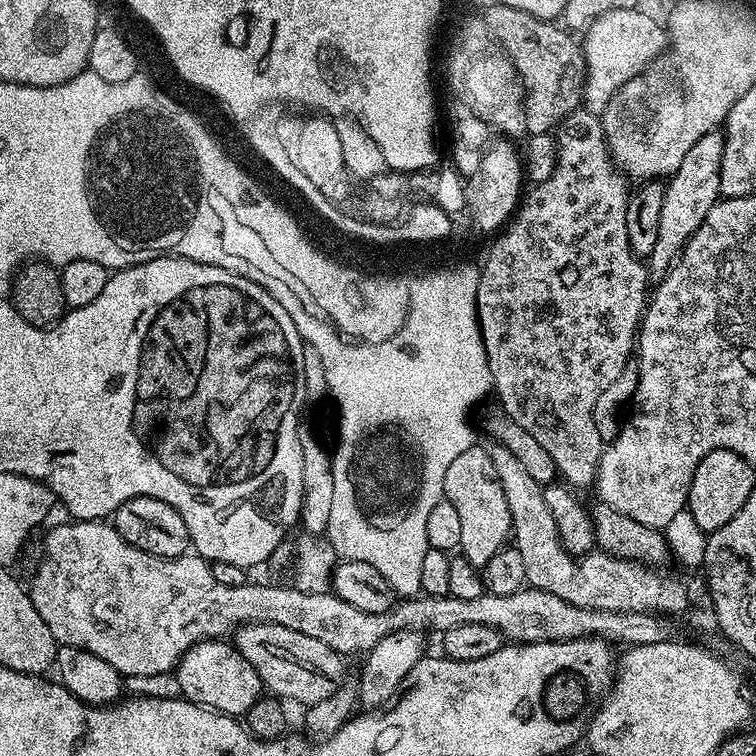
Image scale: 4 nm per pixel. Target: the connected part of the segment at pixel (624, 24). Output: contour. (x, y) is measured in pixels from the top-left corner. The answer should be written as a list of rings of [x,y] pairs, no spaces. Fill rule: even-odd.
[[[639,7],[610,10],[589,24],[582,32],[584,49],[584,91],[583,107],[589,112],[603,113],[604,107],[614,98],[614,94],[630,78],[639,76],[653,60],[665,51],[668,34],[663,23],[660,24],[648,12],[640,12]]]

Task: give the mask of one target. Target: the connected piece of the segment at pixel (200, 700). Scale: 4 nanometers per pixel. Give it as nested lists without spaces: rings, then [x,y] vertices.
[[[223,639],[199,640],[193,648],[186,650],[186,654],[174,669],[180,687],[180,696],[192,704],[201,704],[203,708],[213,708],[215,712],[227,716],[244,718],[247,717],[250,706],[254,706],[254,702],[262,699],[262,685],[254,666],[250,666],[250,662],[246,662],[246,658],[242,658],[240,651],[231,643],[224,643],[228,642]]]

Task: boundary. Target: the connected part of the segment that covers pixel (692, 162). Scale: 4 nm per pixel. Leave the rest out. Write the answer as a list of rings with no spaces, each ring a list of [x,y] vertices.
[[[713,130],[702,134],[694,146],[682,158],[682,166],[667,177],[662,198],[662,215],[658,217],[658,242],[654,242],[654,250],[646,257],[651,275],[663,277],[664,273],[676,263],[686,242],[702,226],[702,218],[710,214],[710,206],[714,206],[720,195],[720,171],[722,170],[722,154],[724,153],[724,137]]]

